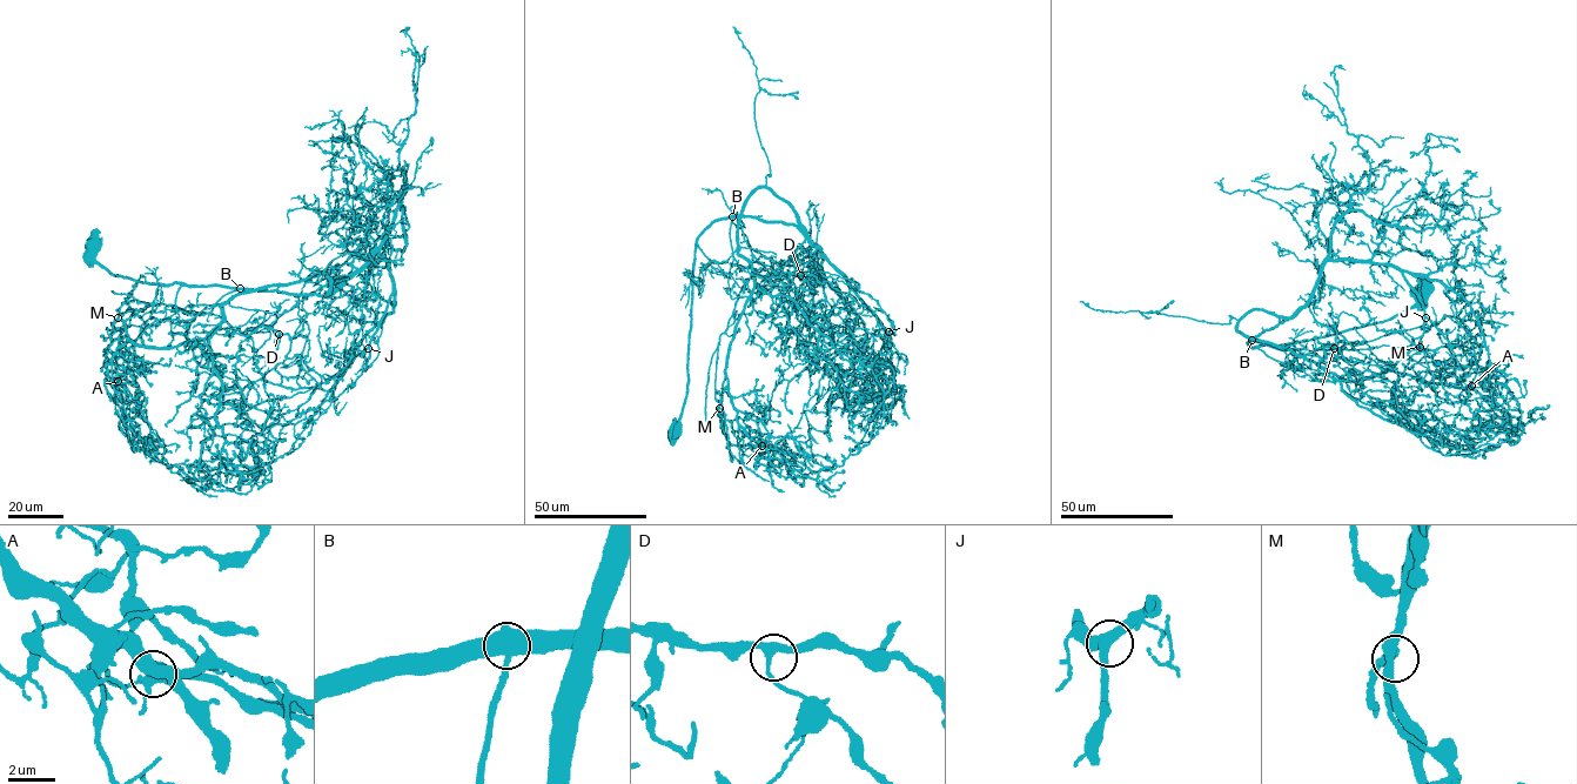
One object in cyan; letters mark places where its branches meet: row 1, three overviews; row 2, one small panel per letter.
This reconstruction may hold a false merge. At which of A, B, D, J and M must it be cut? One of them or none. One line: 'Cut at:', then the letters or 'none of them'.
Cut at: none of them

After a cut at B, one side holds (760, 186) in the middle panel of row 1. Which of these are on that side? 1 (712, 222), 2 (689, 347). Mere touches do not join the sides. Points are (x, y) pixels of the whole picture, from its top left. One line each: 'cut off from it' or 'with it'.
1: cut off from it
2: cut off from it

